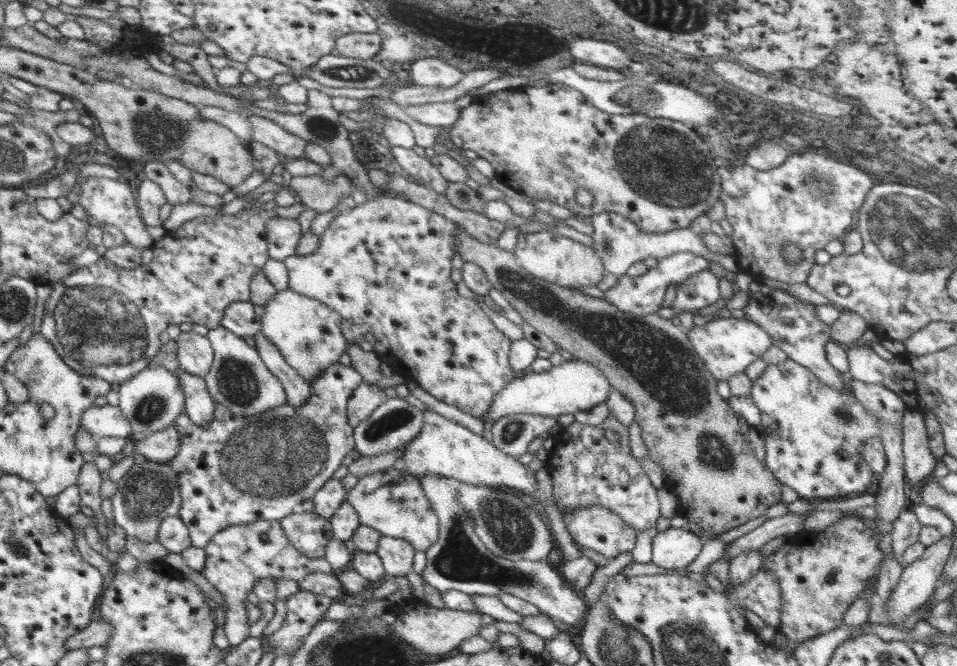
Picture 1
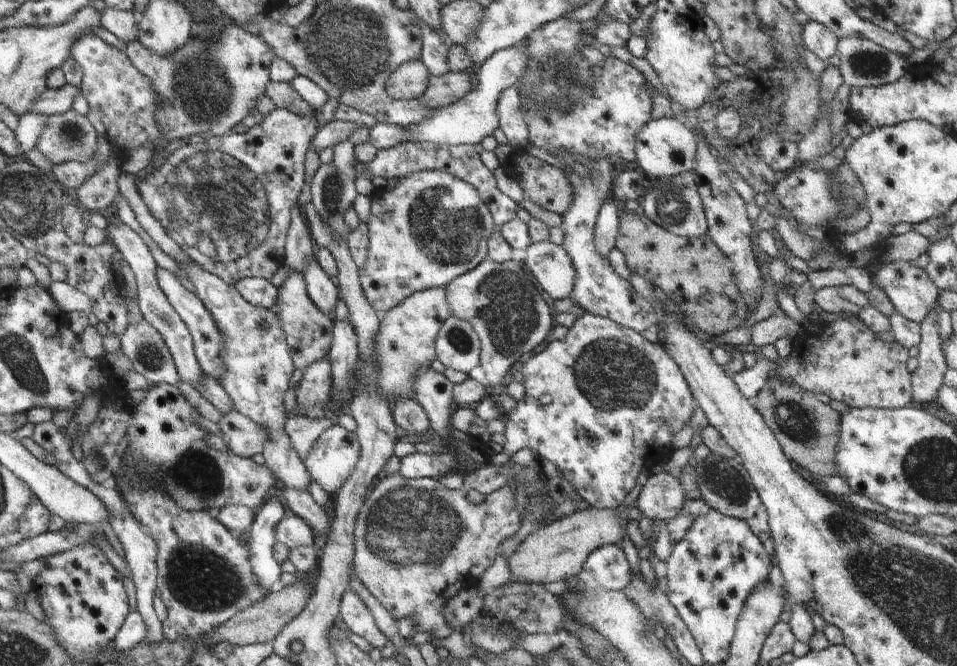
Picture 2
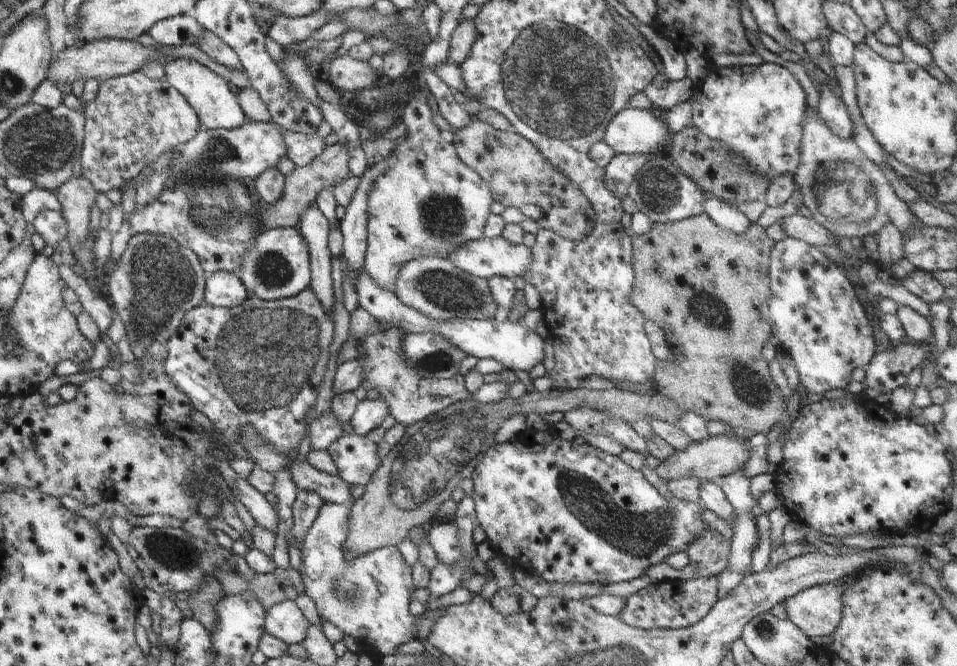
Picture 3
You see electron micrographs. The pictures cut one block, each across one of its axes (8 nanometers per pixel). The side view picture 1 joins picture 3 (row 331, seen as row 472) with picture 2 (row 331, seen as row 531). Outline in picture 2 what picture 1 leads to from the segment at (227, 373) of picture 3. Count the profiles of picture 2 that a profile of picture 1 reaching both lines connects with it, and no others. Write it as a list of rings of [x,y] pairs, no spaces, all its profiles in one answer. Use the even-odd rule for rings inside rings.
[[[156,266],[156,284],[160,286],[160,290],[163,290],[164,296],[172,305],[172,308],[176,310],[182,322],[186,324],[186,328],[188,328],[188,332],[192,336],[194,354],[202,372],[216,381],[220,380],[220,376],[224,374],[224,360],[222,360],[224,346],[222,346],[222,336],[220,336],[220,331],[216,328],[216,323],[212,320],[212,315],[206,310],[206,306],[196,294],[184,288],[178,282],[178,278],[162,268],[162,266]]]

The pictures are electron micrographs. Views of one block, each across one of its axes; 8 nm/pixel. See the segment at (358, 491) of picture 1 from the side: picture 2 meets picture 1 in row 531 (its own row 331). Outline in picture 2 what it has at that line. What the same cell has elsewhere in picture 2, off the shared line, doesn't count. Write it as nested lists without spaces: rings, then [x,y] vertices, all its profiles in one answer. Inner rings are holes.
[[[442,286],[411,294],[400,304],[380,314],[378,334],[374,336],[374,350],[380,372],[374,386],[390,405],[396,398],[406,400],[414,397],[416,374],[420,368],[431,368],[432,362],[436,360],[435,340],[443,322],[451,314],[446,288]]]

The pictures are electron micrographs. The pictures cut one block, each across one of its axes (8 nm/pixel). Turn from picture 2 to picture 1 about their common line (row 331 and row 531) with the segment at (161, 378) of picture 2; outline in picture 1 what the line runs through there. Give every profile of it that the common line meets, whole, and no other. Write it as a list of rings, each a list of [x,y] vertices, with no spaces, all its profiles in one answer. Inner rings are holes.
[[[145,461],[134,463],[117,483],[118,490],[109,499],[115,523],[124,529],[126,536],[135,536],[141,541],[154,542],[160,522],[168,516],[178,516],[182,497],[176,473],[167,462]]]

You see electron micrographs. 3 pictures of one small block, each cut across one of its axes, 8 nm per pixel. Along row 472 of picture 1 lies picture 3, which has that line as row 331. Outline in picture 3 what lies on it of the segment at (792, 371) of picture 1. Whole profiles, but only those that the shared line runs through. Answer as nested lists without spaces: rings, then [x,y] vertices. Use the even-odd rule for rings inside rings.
[[[792,237],[775,242],[771,250],[769,266],[769,311],[772,317],[772,337],[780,342],[782,354],[792,356],[799,380],[809,392],[825,394],[827,390],[840,390],[852,382],[852,370],[868,366],[877,353],[878,346],[871,322],[866,317],[854,286],[846,272],[834,264],[815,246]]]

